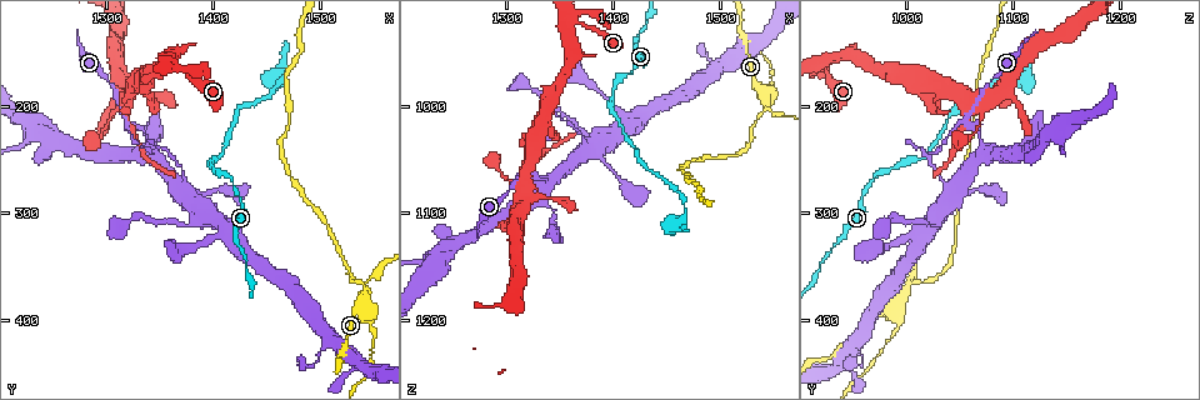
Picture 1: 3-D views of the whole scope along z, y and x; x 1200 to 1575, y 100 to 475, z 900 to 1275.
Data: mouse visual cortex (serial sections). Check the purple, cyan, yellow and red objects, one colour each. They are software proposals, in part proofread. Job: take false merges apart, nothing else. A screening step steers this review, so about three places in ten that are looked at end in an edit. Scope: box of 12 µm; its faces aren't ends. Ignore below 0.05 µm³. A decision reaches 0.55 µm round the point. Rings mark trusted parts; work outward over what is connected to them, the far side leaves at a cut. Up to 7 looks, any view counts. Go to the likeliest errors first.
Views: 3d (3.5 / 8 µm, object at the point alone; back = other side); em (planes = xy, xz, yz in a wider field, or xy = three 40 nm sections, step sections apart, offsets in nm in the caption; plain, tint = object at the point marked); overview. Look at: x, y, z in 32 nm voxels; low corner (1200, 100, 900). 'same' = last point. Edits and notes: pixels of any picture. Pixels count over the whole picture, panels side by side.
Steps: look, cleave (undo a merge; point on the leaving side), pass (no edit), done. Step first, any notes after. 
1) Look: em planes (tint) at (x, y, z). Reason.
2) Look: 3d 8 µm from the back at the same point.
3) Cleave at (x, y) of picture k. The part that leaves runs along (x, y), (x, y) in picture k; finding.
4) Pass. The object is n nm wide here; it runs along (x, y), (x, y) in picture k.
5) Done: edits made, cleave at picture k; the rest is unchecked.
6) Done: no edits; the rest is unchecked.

Look: 3d 3.5 µm at (1468, 168, 1100). Calibre changes.

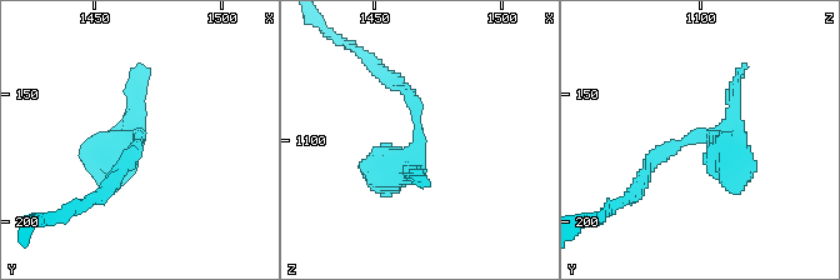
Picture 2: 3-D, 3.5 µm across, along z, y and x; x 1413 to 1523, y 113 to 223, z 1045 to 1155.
Look: em xy step 1 (plain) at (1468, 166, 1103).

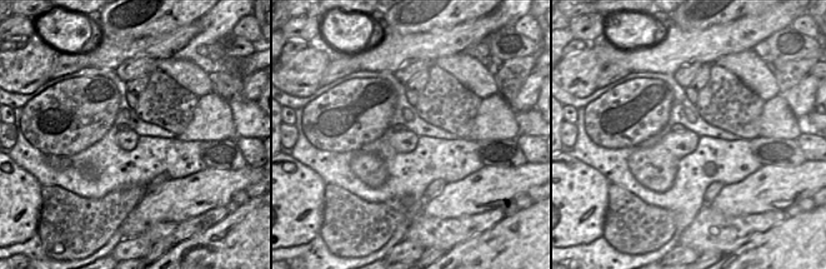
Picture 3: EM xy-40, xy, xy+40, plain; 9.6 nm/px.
Look: em xy step 1 (tint) at the same point. With the object marked.

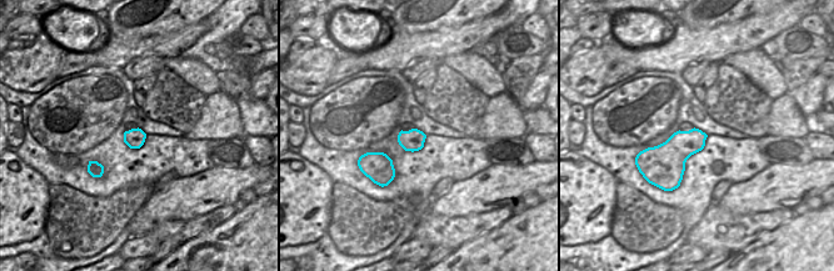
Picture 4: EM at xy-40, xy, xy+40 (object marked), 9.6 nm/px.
Pass. It runs along (644, 175), (669, 148), (720, 136), (740, 194) in picture 2; one cell here.

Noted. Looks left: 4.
Look: 3d 3.5 µm at (1542, 388, 984). Sudden change in width.

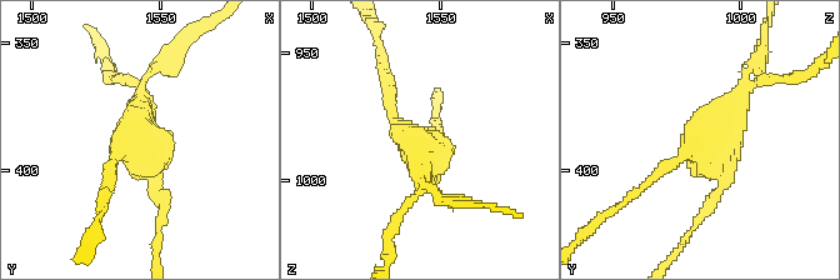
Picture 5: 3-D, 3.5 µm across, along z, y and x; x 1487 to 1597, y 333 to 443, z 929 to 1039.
Look: em xy step 1 (tint) at (1542, 385, 986). 3 arms meet here; the arms are 150, 150, 150 nm wide; shape alone is not enough.

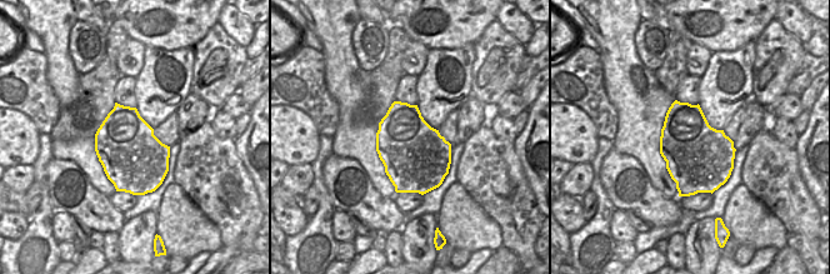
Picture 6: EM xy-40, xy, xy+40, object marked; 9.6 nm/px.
Look: em xy step 5 (tint) at the same point. Another direction.

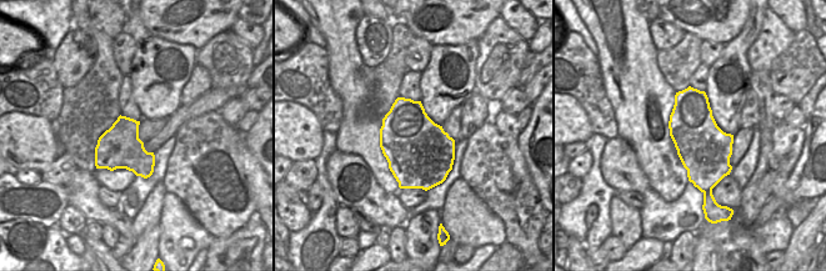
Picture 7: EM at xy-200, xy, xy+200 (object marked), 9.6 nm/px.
Cleave at (161, 193) of picture 5. Two cells meet here.

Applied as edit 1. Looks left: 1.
Done: edits made, cleave at picture 5; the rest is unchecked.

